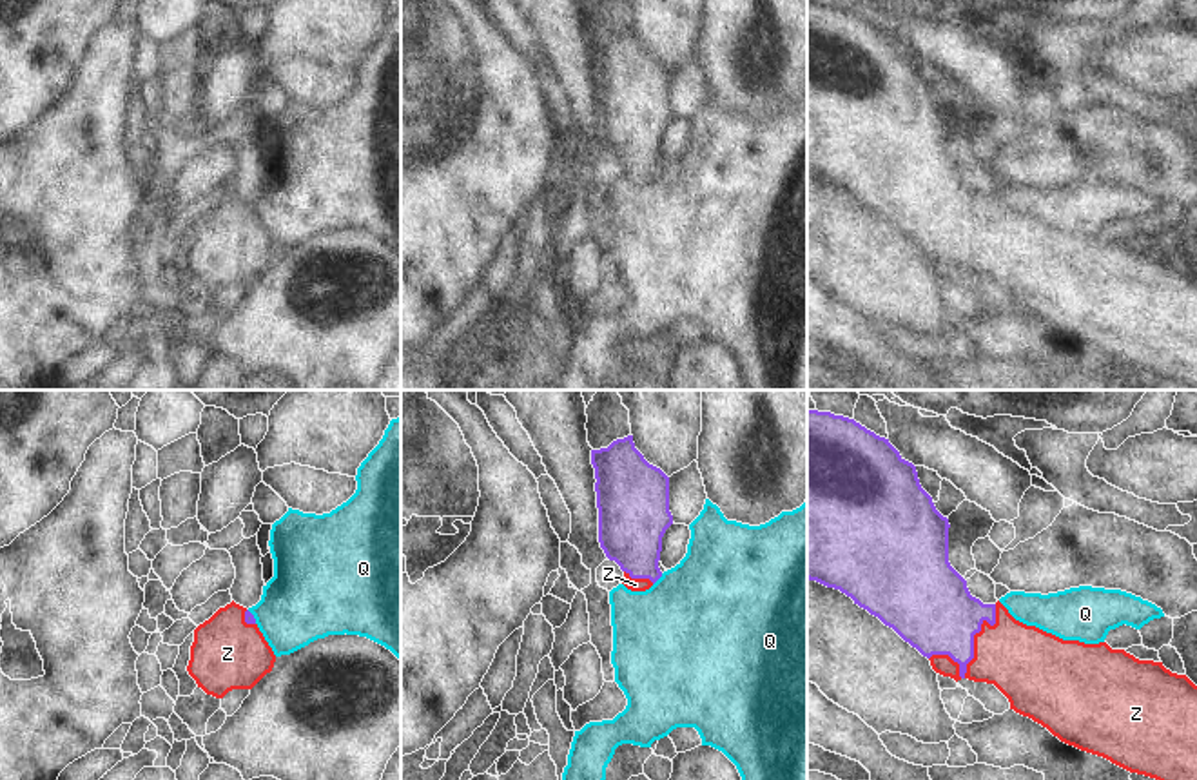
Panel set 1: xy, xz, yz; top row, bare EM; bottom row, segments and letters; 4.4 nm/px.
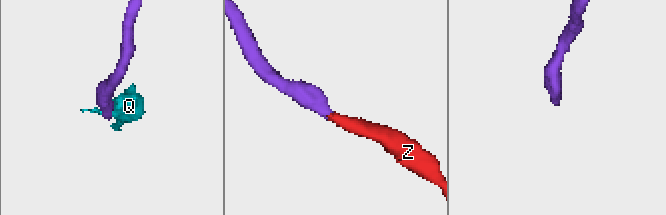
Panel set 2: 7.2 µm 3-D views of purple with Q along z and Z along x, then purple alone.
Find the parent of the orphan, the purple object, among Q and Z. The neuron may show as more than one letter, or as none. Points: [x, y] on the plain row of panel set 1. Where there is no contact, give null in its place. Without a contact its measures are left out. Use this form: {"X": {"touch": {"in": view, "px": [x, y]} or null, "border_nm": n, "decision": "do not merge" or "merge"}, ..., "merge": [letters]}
{"Q": {"touch": {"in": "xz", "px": [659, 171]}, "border_nm": 70, "decision": "do not merge"}, "Z": {"touch": {"in": "yz", "px": [973, 251]}, "border_nm": 380, "decision": "merge"}, "merge": ["Z"]}

